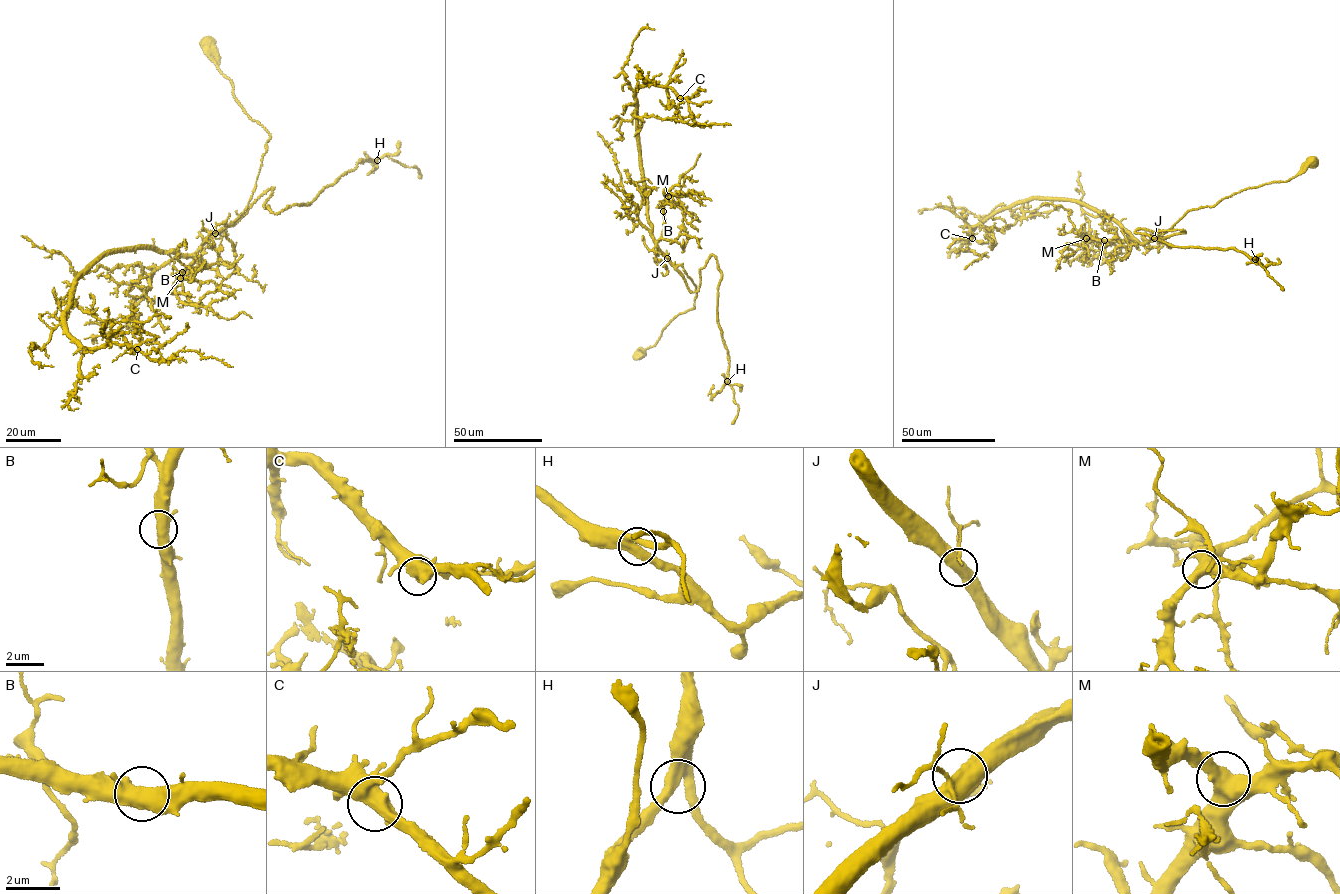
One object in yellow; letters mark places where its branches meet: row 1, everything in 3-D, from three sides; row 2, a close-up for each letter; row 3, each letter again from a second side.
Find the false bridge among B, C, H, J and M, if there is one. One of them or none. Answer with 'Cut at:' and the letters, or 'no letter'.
Cut at: no letter

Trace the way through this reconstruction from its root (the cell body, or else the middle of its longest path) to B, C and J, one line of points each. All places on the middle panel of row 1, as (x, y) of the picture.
B: (639, 355), (676, 316), (694, 307), (695, 286), (657, 246), (663, 211)
C: (639, 355), (676, 316), (694, 307), (695, 286), (652, 234), (635, 95), (650, 84), (671, 88), (680, 98)
J: (639, 355), (655, 344), (662, 329), (676, 316), (694, 307), (695, 286), (683, 267), (667, 258)

